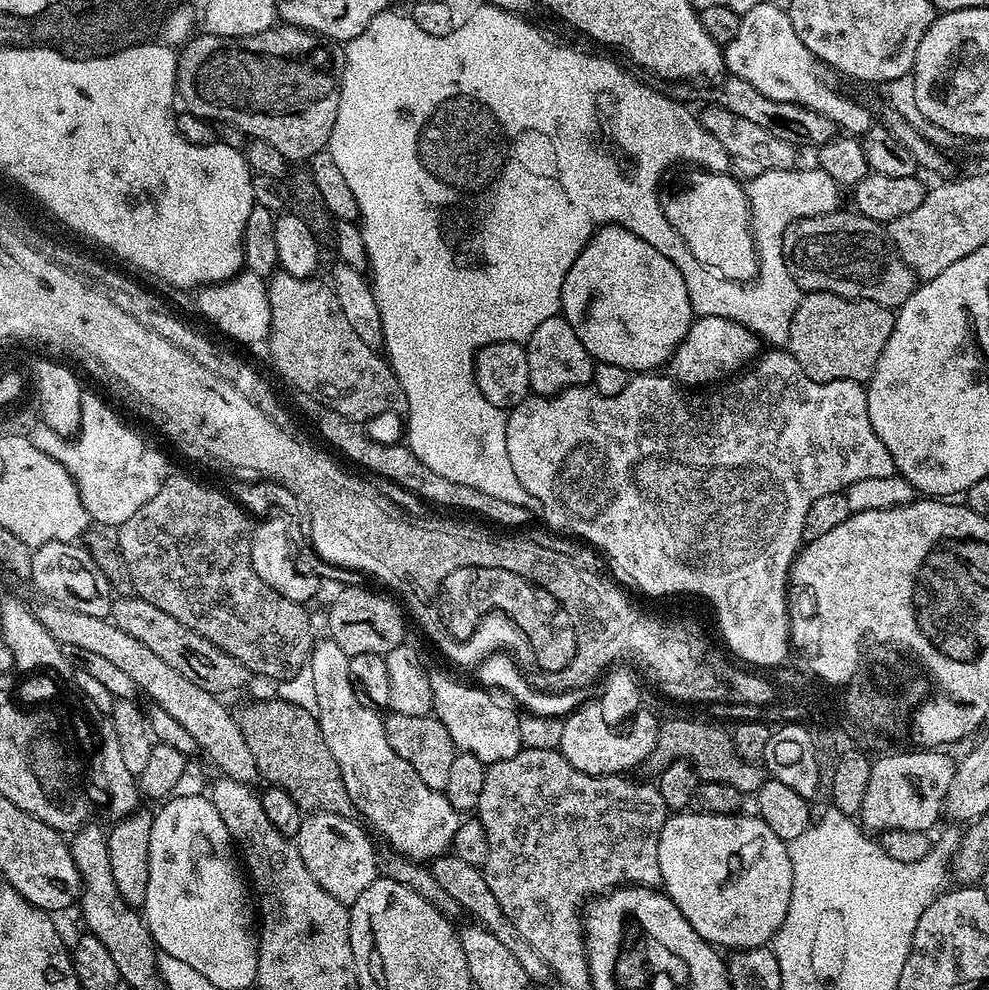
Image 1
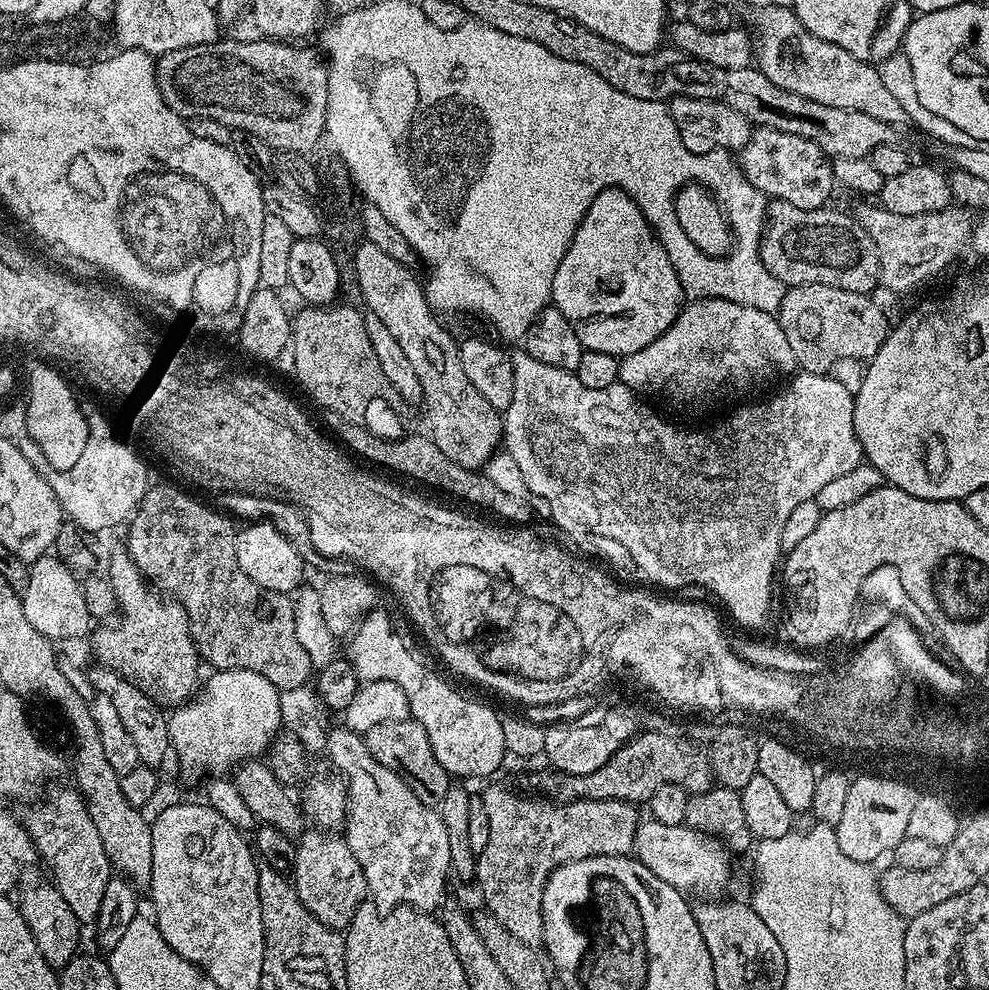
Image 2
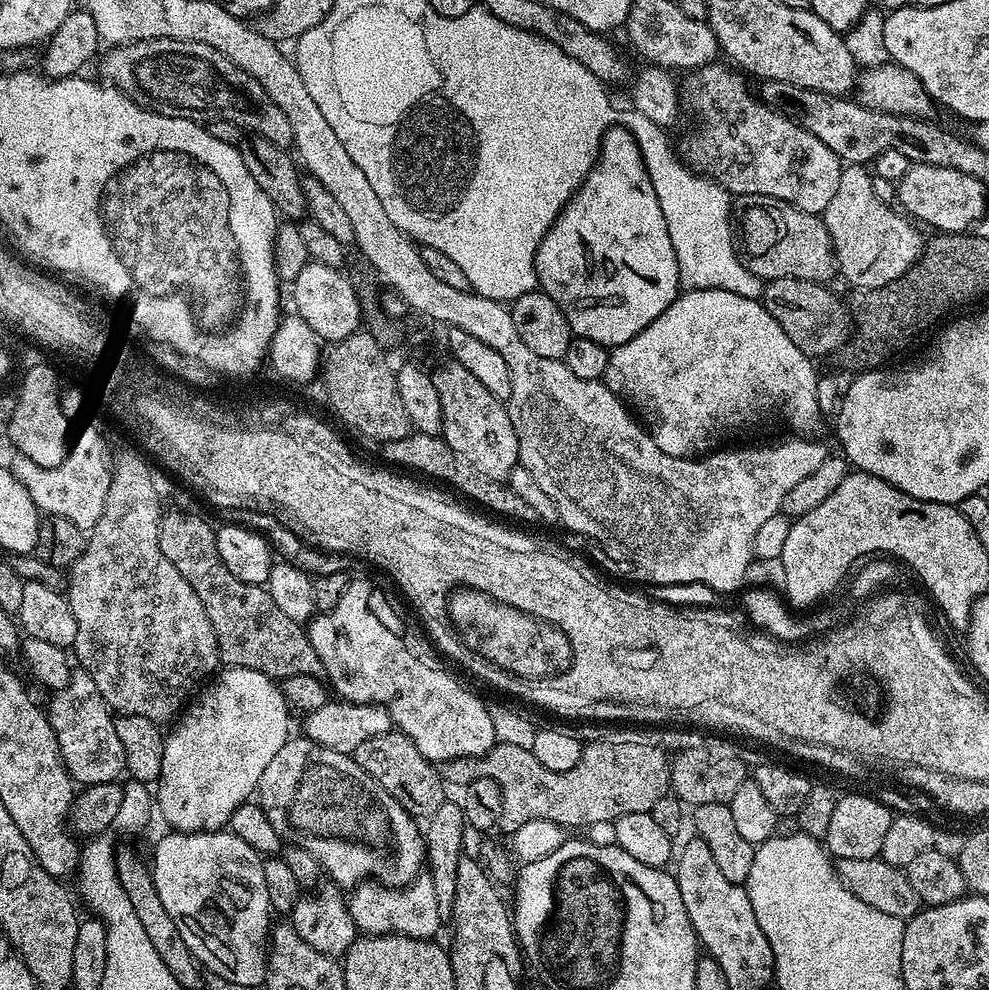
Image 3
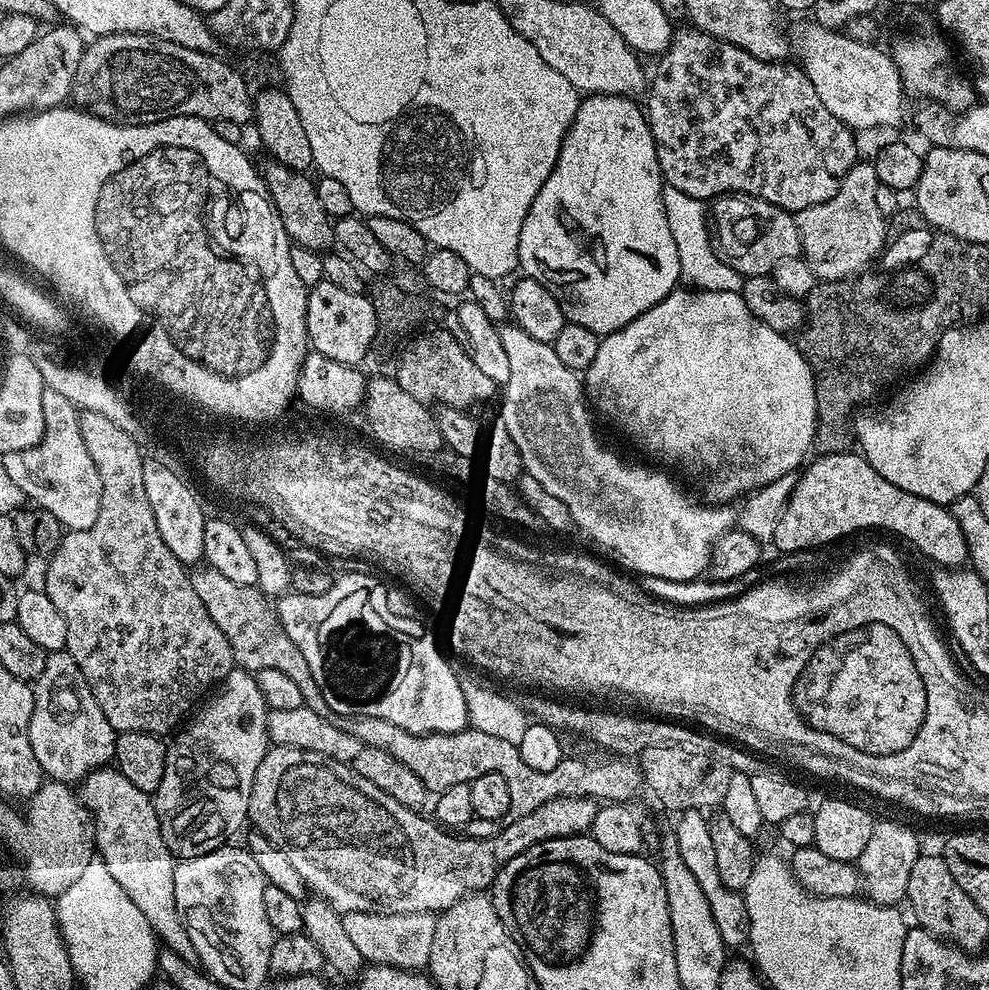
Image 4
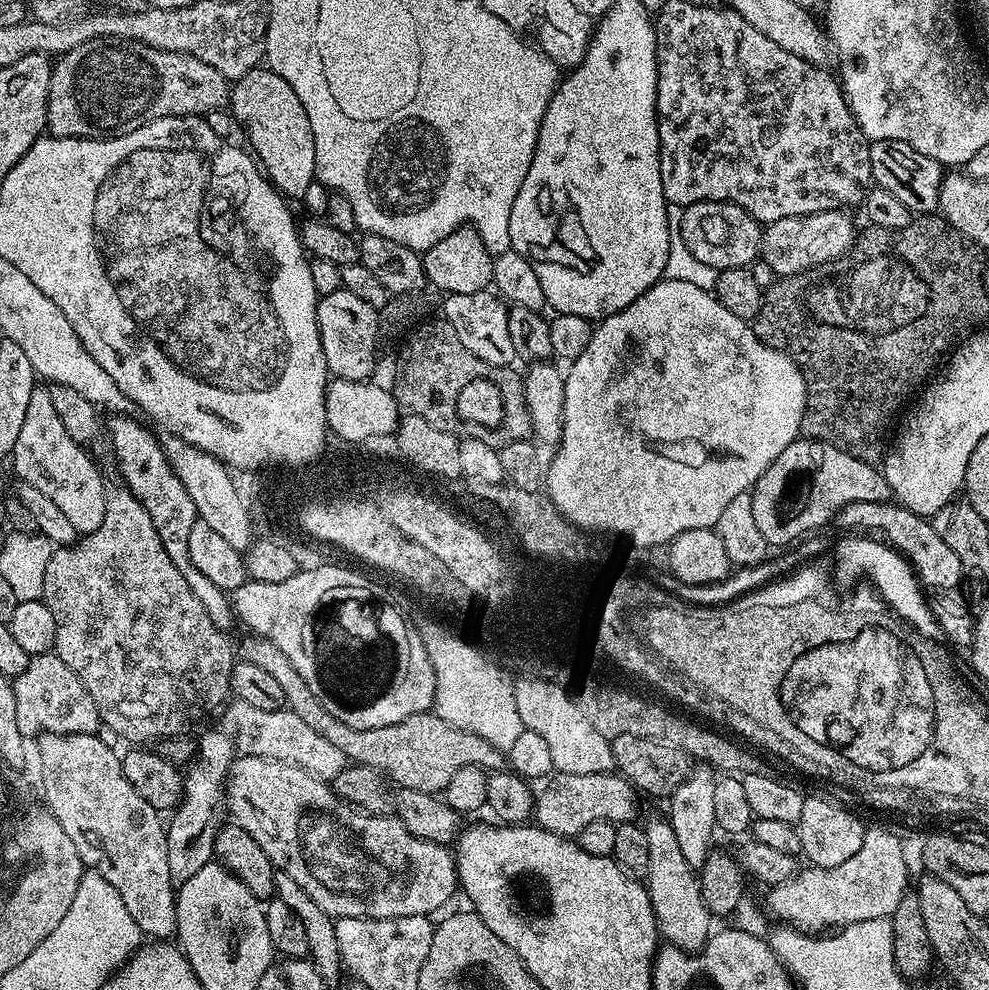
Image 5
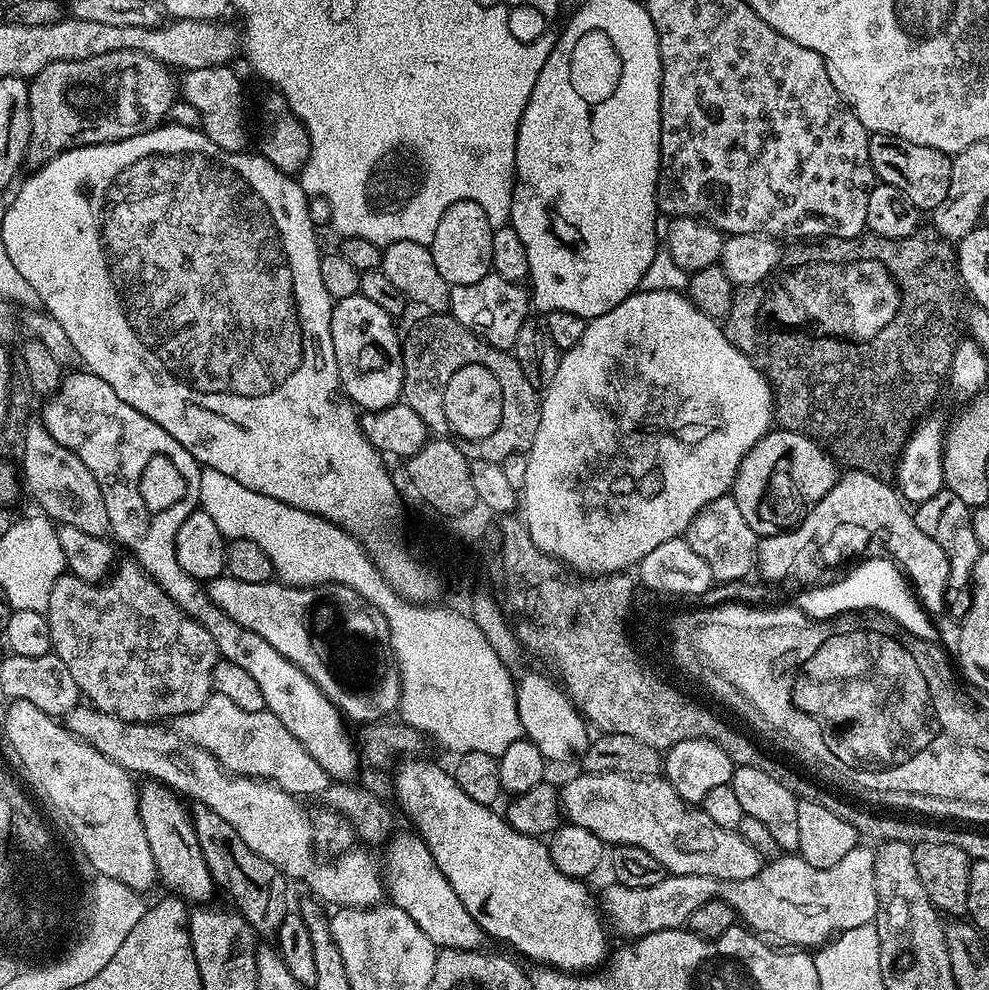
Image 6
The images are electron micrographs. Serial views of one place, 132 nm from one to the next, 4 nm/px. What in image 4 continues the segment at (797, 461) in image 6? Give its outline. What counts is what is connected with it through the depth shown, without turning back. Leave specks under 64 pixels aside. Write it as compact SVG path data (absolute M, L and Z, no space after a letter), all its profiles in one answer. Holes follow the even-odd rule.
M845 450L820 454L816 461L813 459L799 473L771 538L771 543L777 544L781 553L820 550L823 549L823 544L832 544L843 536L852 536L855 532L862 531L863 528L885 528L888 532L905 536L926 559L933 560L933 565L954 569L968 564L968 547L966 538L962 538L962 526L954 522L952 512L945 505L918 498L918 494L898 490L898 486L894 486L894 482L886 482L886 478L882 478L882 474L878 474L878 470L874 470L874 466L870 466L863 455L853 452Z

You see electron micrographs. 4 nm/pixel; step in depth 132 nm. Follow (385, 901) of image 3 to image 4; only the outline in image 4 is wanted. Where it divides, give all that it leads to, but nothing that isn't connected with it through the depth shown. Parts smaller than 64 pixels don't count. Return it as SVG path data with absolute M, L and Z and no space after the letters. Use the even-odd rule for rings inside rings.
M345 912L342 915L342 926L346 926L346 934L358 946L358 954L368 964L389 964L395 968L409 970L427 969L430 958L430 946L434 946L434 930L436 916L431 912L415 912L414 914L378 914L377 912Z

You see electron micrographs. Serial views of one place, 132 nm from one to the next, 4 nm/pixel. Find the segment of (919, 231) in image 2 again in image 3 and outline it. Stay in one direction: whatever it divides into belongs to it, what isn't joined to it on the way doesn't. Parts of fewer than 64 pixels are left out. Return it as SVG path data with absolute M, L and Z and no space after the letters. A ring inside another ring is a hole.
M862 164L841 167L838 194L830 198L830 206L826 206L822 214L824 225L832 239L832 250L836 254L839 275L844 275L853 284L851 287L856 290L886 286L902 278L906 270L917 264L926 243L926 236L919 232L921 229L907 215L901 214L891 204L884 204L882 198L874 194L872 177L873 173Z

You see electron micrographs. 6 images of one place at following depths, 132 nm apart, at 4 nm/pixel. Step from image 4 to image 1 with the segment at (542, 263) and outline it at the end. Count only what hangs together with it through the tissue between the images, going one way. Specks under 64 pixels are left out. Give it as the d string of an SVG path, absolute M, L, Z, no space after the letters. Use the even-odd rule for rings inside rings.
M617 224L600 228L586 242L582 254L574 258L574 266L562 282L560 311L566 322L574 326L578 342L586 346L593 361L610 362L622 366L630 374L648 374L667 365L676 353L676 347L686 338L694 319L690 306L690 294L686 294L686 282L678 274L678 266L670 258L658 254L648 240L643 240Z

